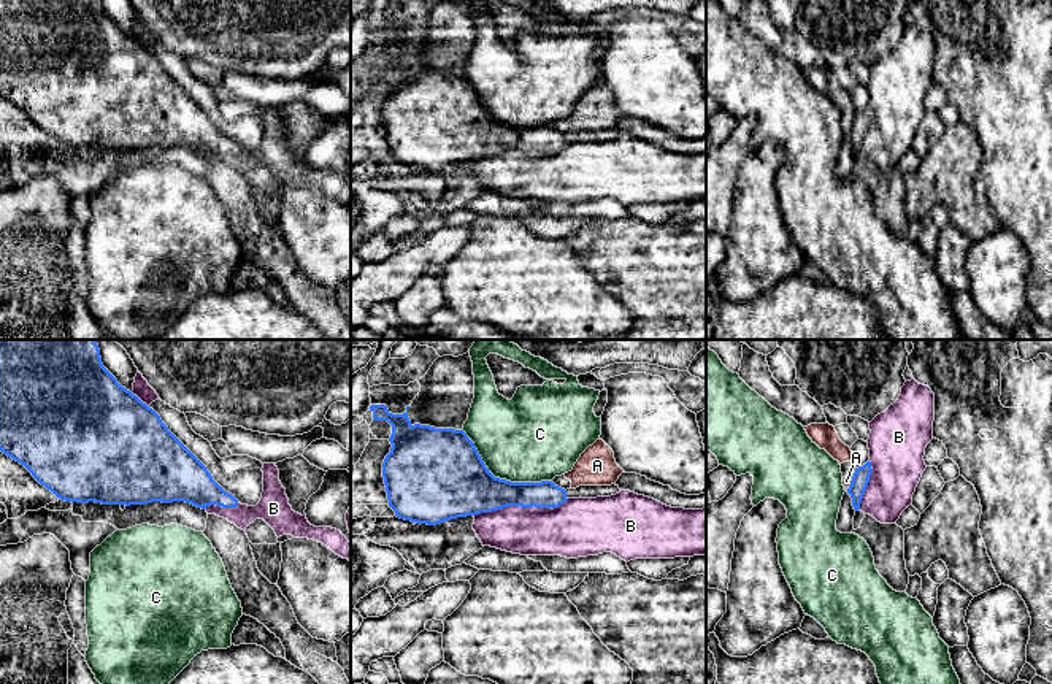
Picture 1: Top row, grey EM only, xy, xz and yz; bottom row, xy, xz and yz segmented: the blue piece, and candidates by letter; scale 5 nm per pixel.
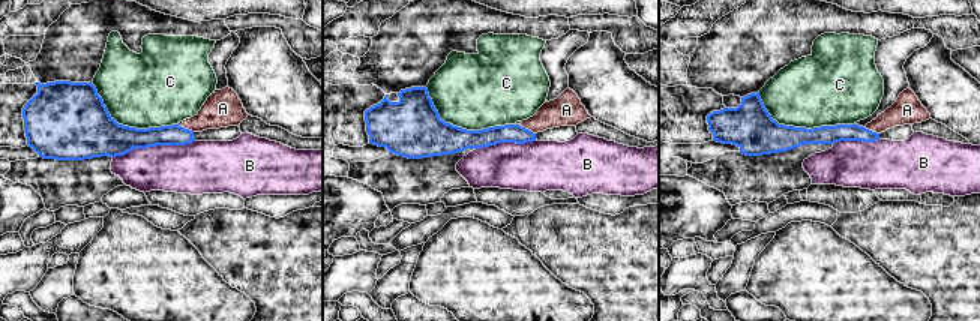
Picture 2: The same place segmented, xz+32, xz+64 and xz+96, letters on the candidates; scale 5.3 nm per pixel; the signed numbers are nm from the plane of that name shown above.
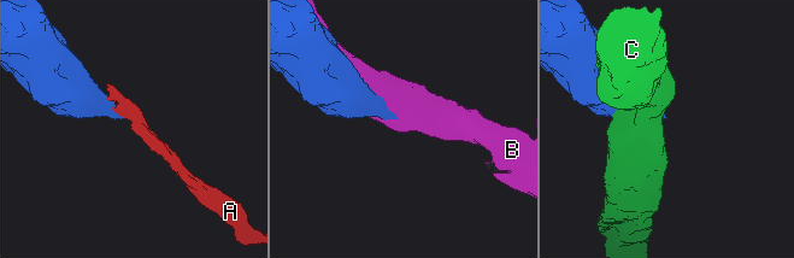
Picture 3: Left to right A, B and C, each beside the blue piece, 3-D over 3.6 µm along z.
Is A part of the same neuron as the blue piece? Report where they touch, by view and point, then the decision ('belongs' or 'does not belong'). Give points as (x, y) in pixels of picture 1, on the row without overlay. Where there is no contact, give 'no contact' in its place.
contact yz (851, 129); does not belong

